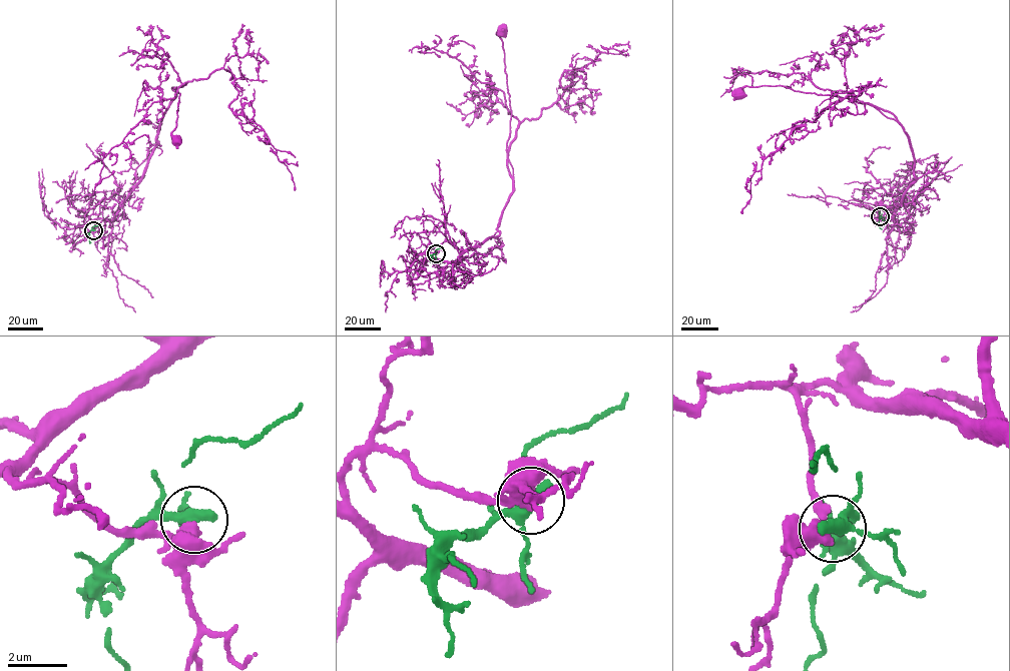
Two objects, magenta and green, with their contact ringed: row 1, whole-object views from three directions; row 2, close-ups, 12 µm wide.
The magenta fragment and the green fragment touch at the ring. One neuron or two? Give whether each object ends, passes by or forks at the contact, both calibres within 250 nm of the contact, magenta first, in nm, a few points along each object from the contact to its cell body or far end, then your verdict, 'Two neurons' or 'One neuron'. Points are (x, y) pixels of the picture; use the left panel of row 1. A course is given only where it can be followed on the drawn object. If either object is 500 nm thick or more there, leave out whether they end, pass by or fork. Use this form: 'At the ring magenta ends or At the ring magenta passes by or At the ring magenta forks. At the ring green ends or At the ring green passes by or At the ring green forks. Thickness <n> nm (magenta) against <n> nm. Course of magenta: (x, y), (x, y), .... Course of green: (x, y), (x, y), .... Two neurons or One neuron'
At the ring magenta passes by. At the ring green passes by. Thickness 440 nm (magenta) against 400 nm. Course of magenta: (94, 230), (83, 227), (111, 219), (139, 179), (172, 89), (180, 93), (176, 139). Course of green: (93, 230), (88, 233), (90, 242). Two neurons

